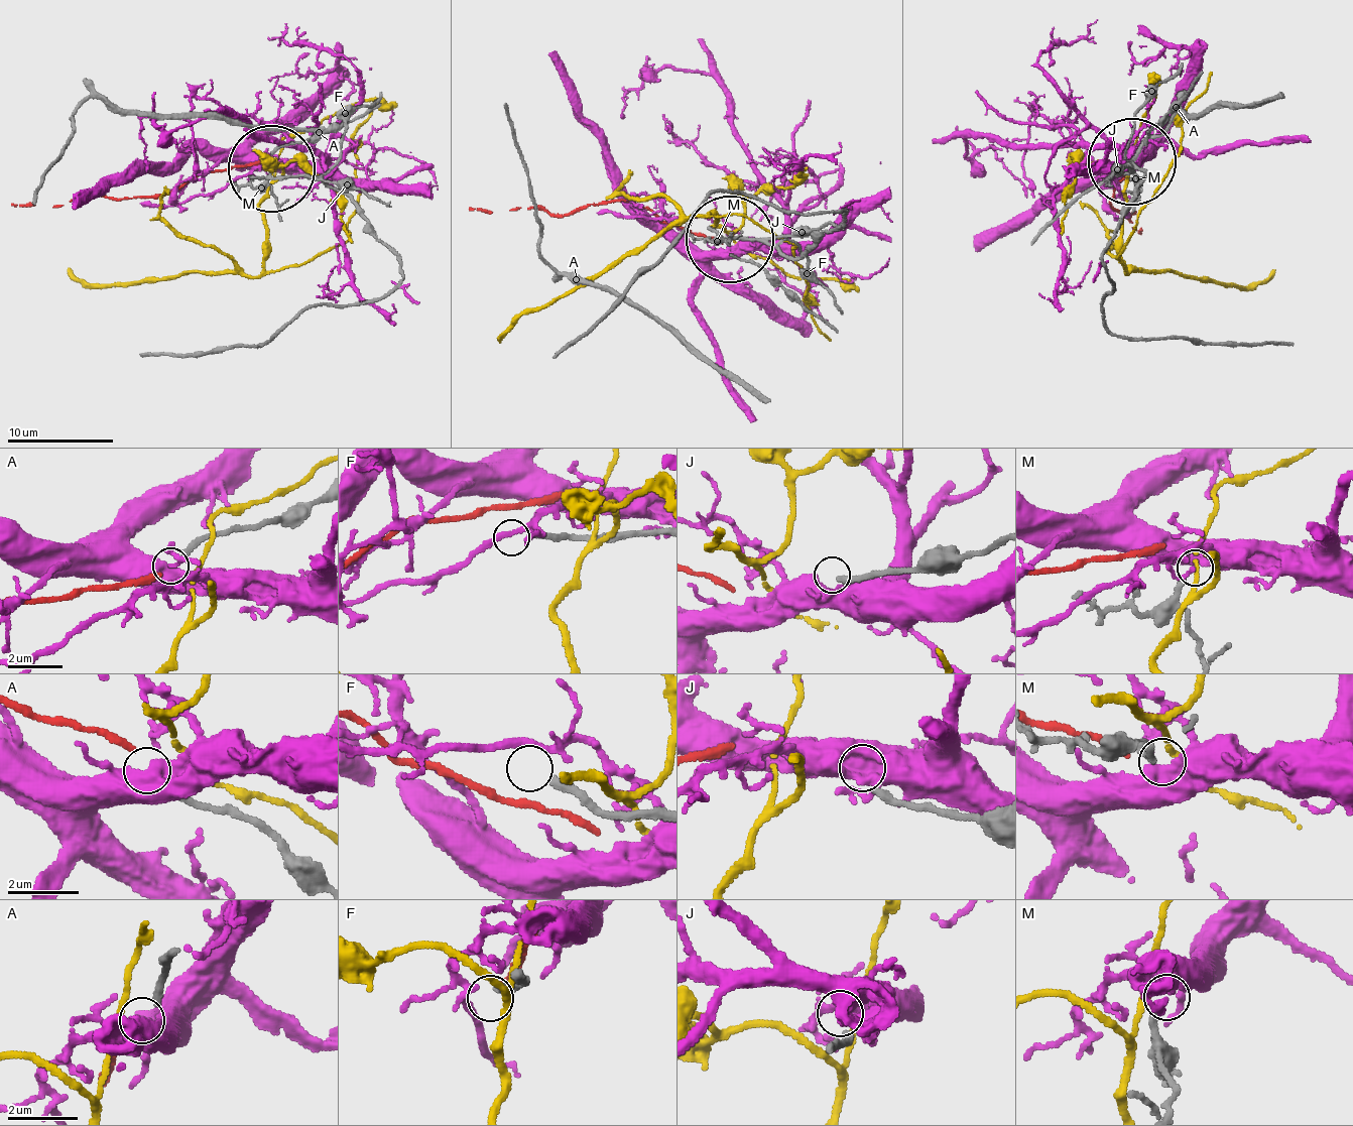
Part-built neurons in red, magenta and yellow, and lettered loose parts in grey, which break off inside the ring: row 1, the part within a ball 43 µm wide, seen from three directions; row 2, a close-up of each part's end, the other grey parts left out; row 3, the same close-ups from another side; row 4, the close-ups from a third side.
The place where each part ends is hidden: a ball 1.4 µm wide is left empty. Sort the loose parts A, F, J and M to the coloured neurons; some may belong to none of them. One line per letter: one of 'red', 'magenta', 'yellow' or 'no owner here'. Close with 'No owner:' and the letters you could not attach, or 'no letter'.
A: no owner here
F: no owner here
J: no owner here
M: magenta
No owner: A, F, J

